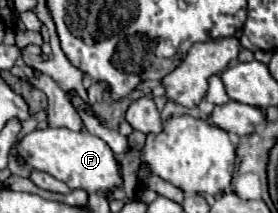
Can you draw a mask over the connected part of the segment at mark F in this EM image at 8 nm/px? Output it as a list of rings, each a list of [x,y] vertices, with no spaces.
[[[44,129],[44,131],[32,131],[30,135],[26,135],[20,145],[18,145],[18,155],[32,167],[44,173],[50,173],[52,177],[56,177],[58,181],[64,181],[70,189],[84,189],[88,193],[106,193],[106,191],[114,191],[114,189],[122,189],[124,181],[120,177],[118,171],[118,161],[112,153],[112,149],[98,137],[90,135],[86,129],[84,131],[70,131],[70,129]]]

